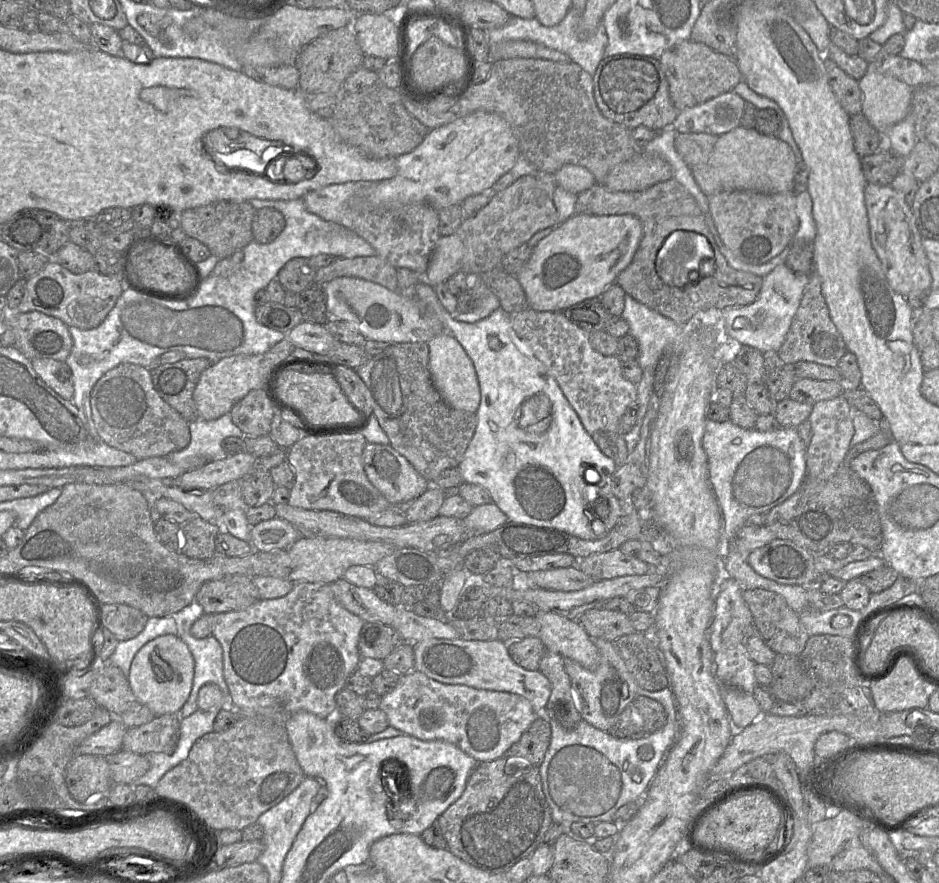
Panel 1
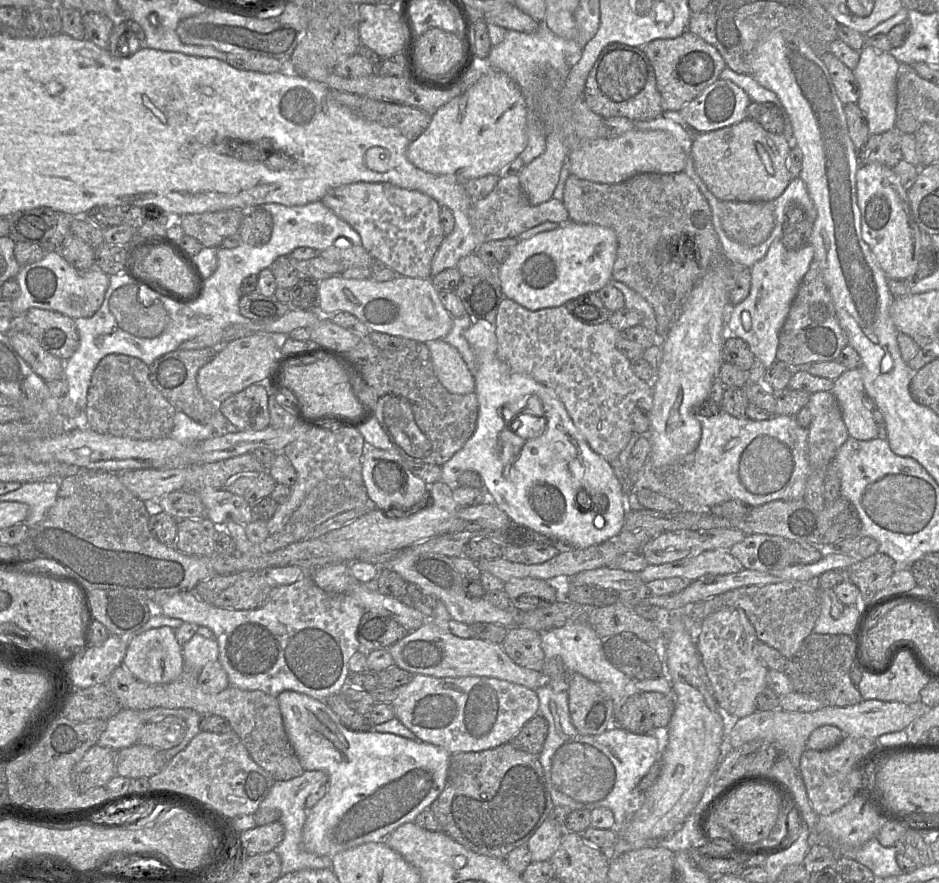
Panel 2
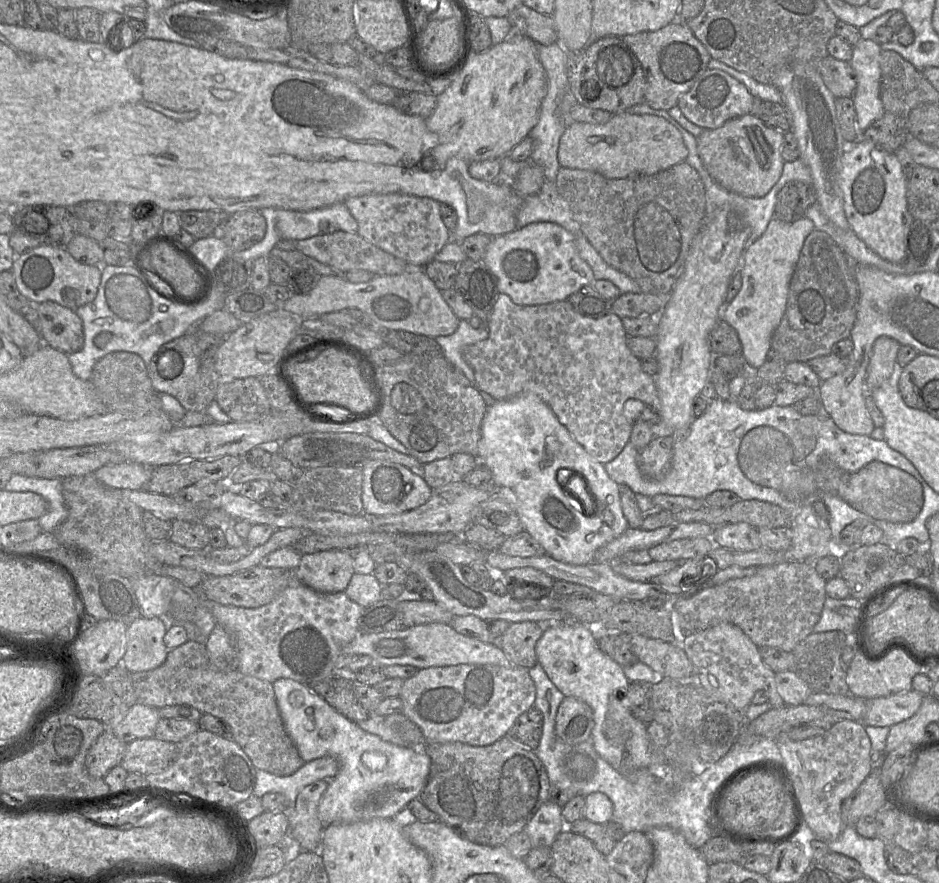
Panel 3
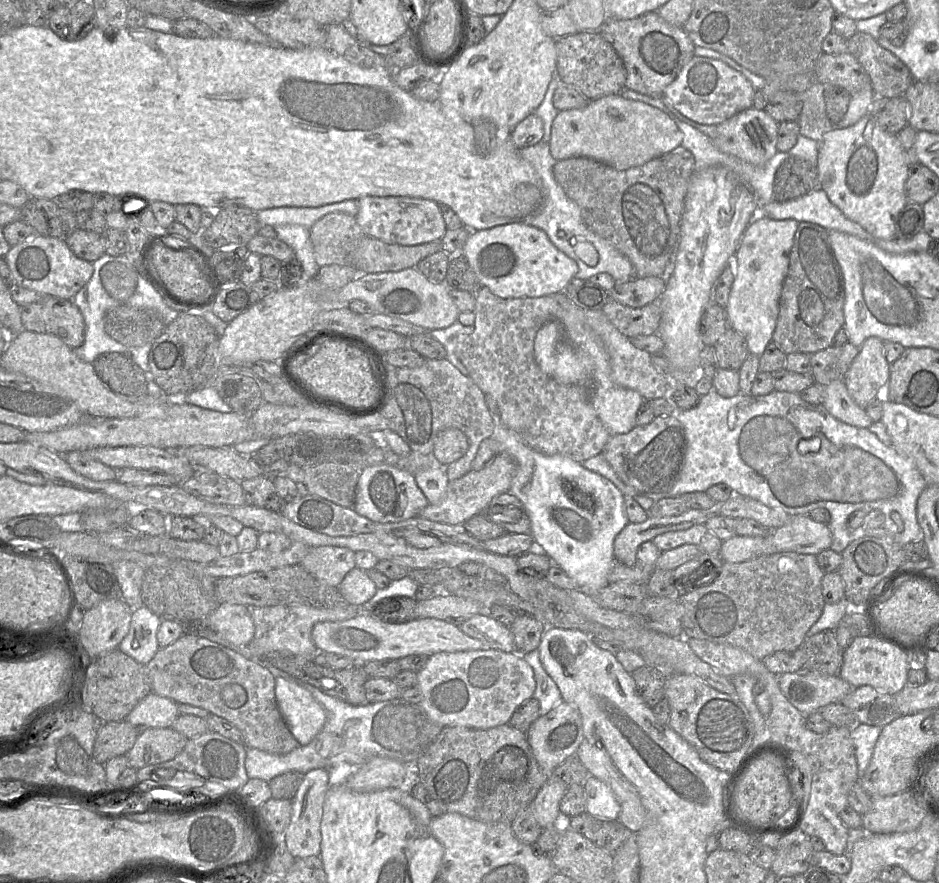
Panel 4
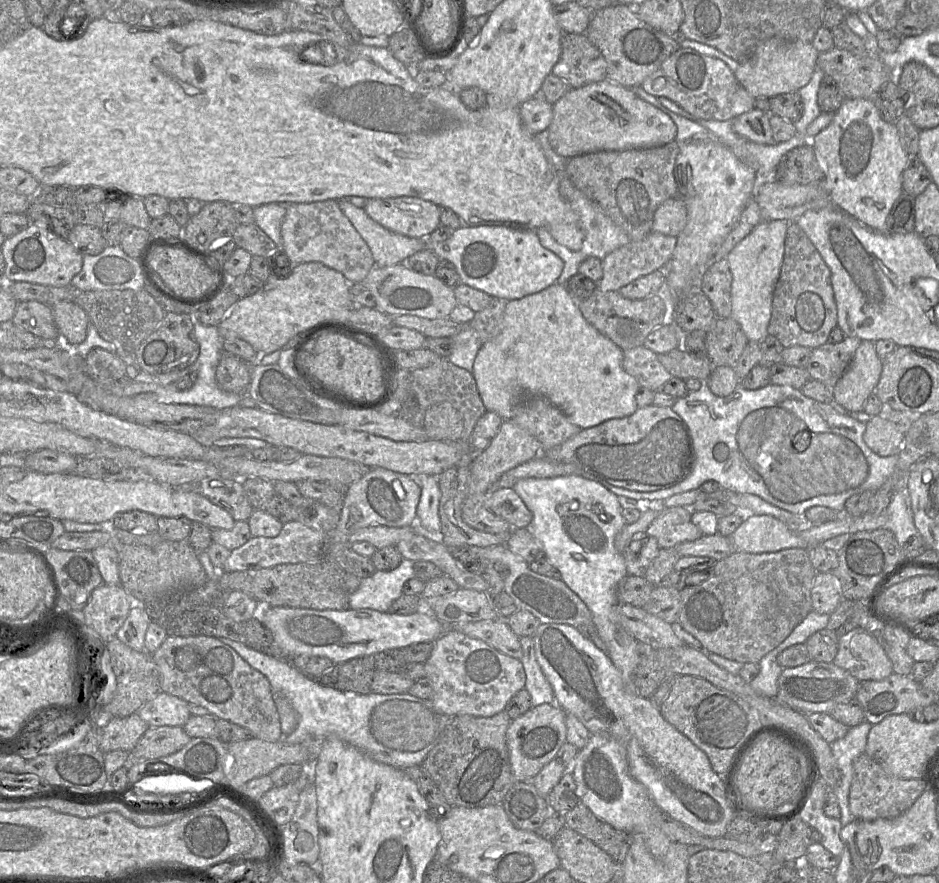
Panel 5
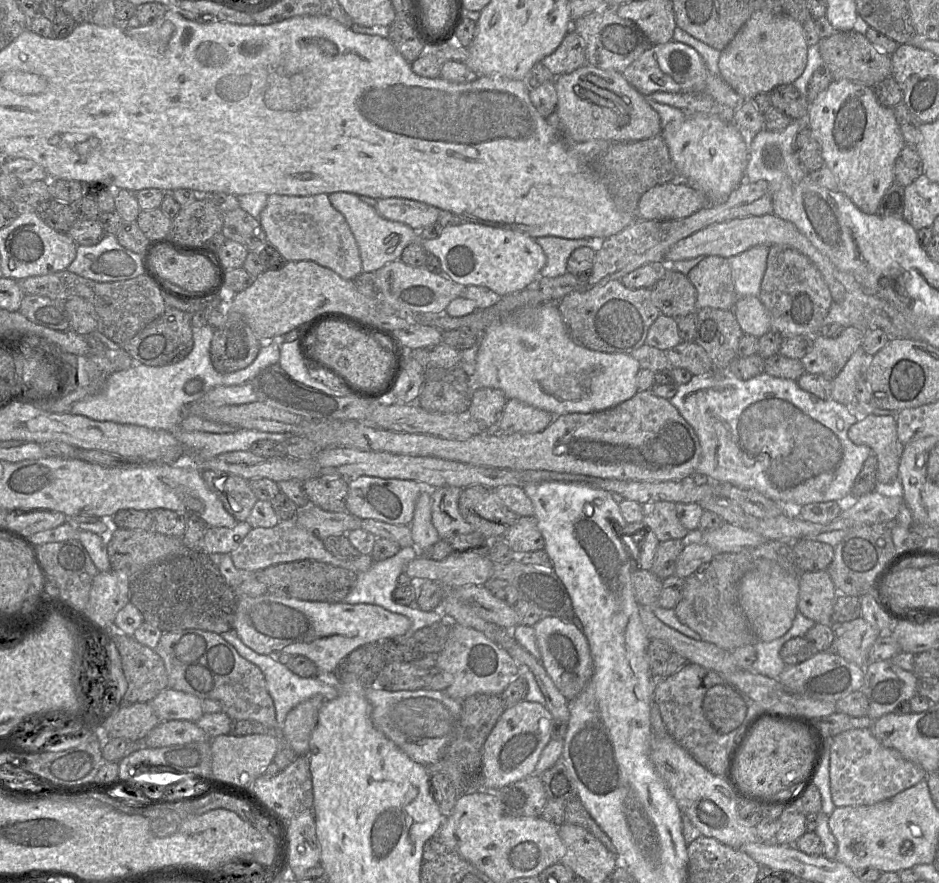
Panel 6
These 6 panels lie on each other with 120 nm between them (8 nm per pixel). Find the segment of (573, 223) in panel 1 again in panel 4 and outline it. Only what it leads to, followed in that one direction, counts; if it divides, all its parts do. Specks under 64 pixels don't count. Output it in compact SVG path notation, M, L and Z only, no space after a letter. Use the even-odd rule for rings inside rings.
M513 222L484 230L463 226L470 236L462 255L481 284L501 298L541 297L562 293L576 277L577 263L560 251L541 229L527 222Z

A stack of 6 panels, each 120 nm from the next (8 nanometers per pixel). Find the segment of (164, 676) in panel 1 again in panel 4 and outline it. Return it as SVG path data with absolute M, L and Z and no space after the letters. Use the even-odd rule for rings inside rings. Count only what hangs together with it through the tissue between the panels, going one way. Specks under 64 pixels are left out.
M146 606L133 610L130 629L119 645L120 651L147 665L160 649L157 631L162 622Z

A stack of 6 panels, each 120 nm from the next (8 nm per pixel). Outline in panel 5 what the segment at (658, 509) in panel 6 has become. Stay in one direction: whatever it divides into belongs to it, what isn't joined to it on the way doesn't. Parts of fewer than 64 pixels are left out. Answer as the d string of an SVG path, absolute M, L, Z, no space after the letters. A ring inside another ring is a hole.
M682 506L665 508L652 521L646 533L657 539L660 548L673 548L696 540L704 534L691 521L692 511Z

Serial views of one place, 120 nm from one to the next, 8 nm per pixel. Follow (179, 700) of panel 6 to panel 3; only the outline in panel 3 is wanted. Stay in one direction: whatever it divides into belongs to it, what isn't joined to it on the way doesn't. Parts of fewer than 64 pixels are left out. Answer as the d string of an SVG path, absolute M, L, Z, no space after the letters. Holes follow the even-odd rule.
M136 703L120 722L108 729L120 740L130 743L136 739L154 737L159 720L157 708Z

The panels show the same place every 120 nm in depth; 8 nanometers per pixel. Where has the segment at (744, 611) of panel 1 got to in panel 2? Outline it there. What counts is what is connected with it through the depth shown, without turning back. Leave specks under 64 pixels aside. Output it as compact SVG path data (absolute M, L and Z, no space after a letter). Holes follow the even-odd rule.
M728 607L708 615L696 646L718 706L722 711L741 718L756 710L756 697L767 687L768 667L754 652L756 631L741 608Z

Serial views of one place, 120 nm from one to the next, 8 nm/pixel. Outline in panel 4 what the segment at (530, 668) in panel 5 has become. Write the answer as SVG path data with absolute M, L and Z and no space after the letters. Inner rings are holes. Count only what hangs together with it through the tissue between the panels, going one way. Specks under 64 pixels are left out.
M538 648L521 656L533 670L535 679L533 698L539 702L539 716L544 715L563 701L561 693L544 670Z

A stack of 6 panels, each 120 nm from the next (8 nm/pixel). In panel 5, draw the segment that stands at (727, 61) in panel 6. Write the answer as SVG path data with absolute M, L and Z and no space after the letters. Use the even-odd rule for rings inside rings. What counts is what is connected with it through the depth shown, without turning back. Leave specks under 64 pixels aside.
M769 39L756 47L751 57L739 63L733 71L738 82L753 97L772 98L776 95L795 92L811 79L819 52L811 43Z

